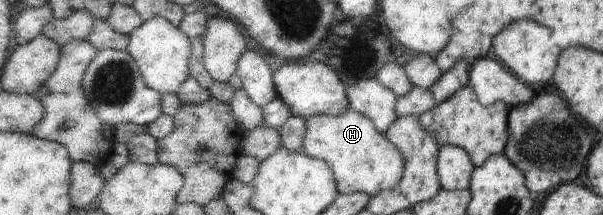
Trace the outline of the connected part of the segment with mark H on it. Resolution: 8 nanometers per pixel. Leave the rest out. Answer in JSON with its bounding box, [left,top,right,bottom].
[300,109,405,196]

